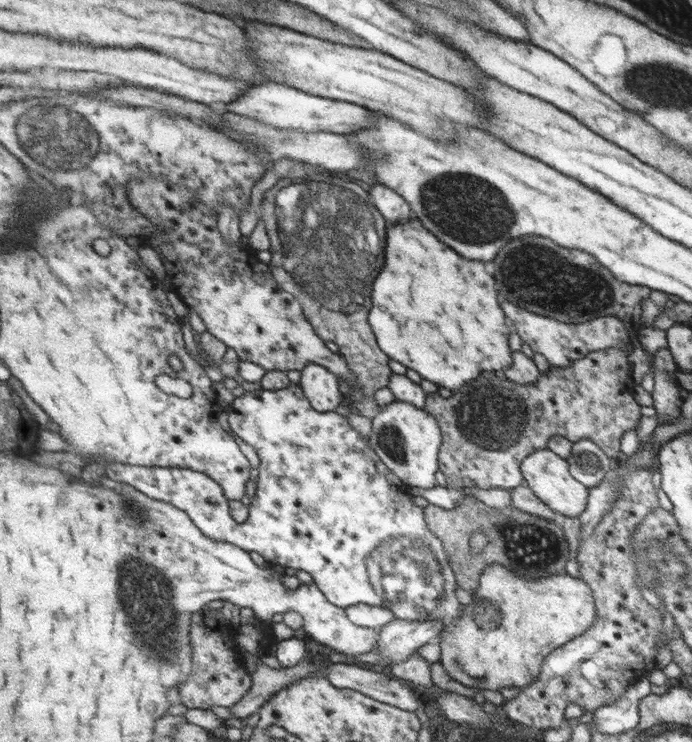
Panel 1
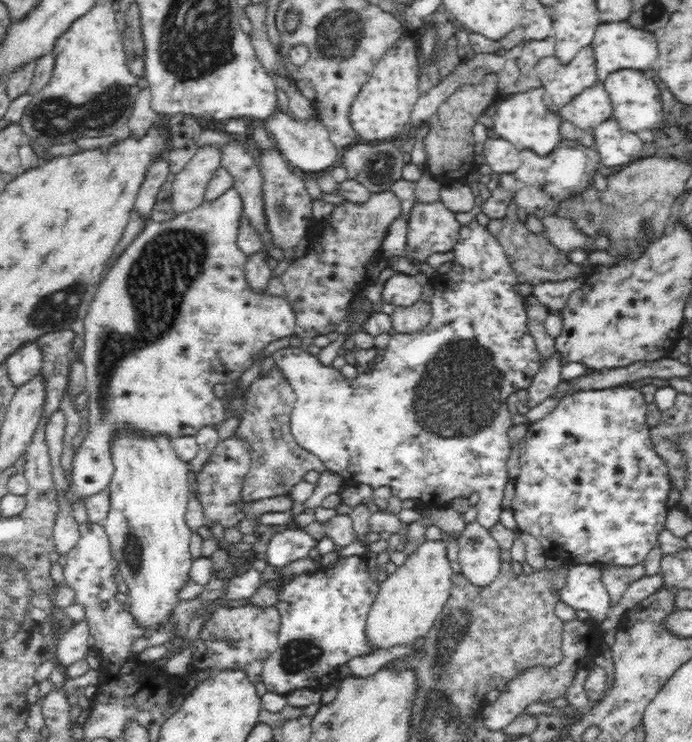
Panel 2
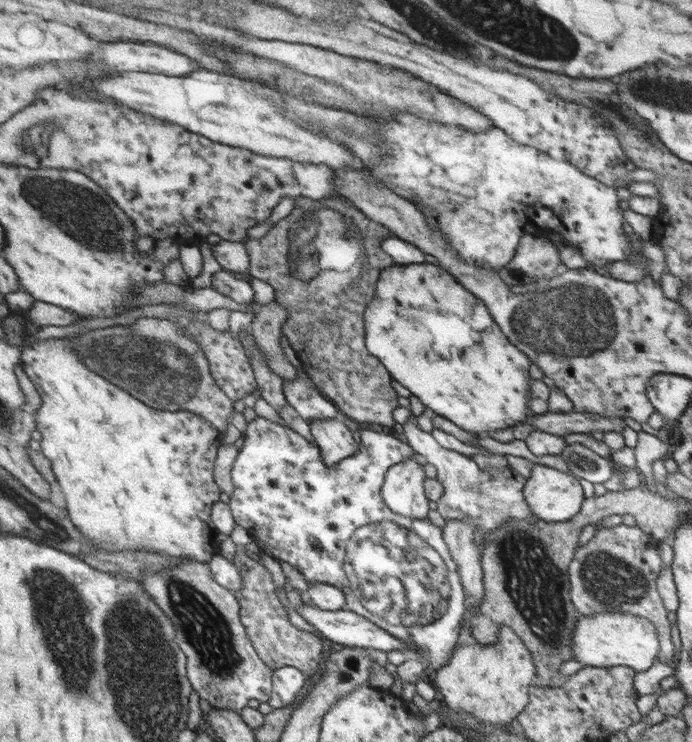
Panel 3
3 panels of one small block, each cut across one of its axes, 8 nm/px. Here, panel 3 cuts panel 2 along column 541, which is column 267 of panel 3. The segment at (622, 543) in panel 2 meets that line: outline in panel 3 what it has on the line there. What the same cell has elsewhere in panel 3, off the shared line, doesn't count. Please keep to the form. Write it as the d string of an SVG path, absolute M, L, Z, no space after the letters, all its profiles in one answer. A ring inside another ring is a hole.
M256 416L253 420L247 422L245 431L241 434L243 436L243 446L238 451L236 460L231 467L230 477L231 483L233 483L233 492L228 495L228 505L234 518L234 524L242 526L253 537L253 540L263 541L265 547L269 549L269 553L277 560L288 562L291 566L297 568L303 574L308 585L315 582L334 585L344 595L347 610L369 619L373 624L386 630L387 633L397 637L397 639L413 643L417 647L417 660L424 664L424 672L427 672L428 676L431 677L433 672L447 663L459 642L461 623L465 618L465 608L462 604L464 594L461 576L458 574L458 567L455 566L449 552L447 552L441 529L431 524L429 518L415 520L399 516L399 514L393 514L385 506L385 502L381 498L381 483L383 483L385 471L391 465L407 460L414 454L413 450L406 443L399 441L397 437L392 437L386 432L373 432L364 428L363 425L358 431L360 433L358 453L353 454L335 466L327 466L326 462L323 462L317 446L313 444L314 442L307 442L302 435L291 430L290 427L284 427L263 417Z

